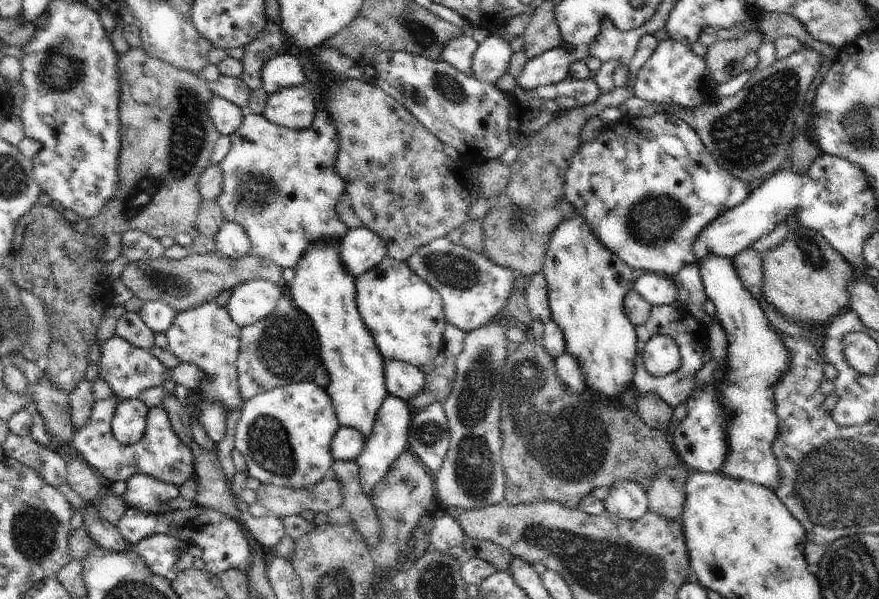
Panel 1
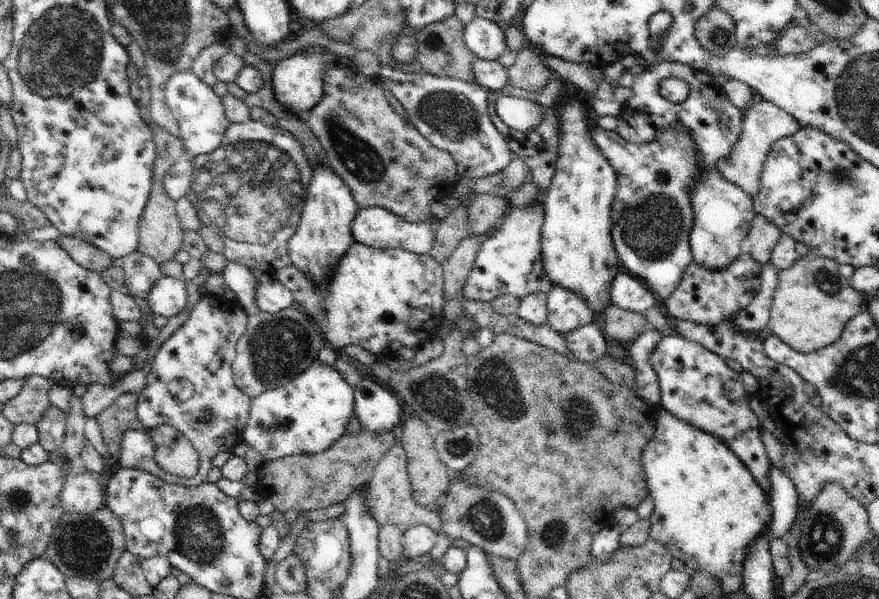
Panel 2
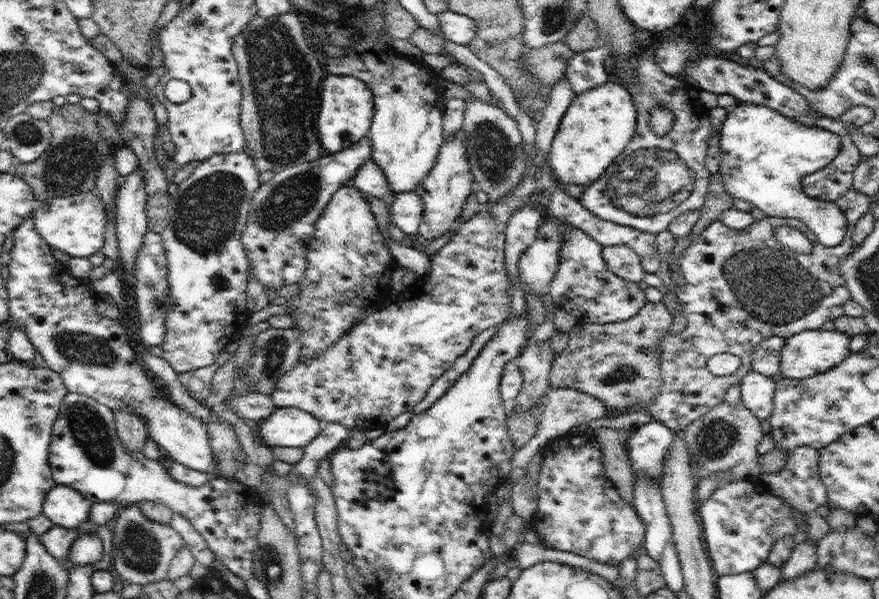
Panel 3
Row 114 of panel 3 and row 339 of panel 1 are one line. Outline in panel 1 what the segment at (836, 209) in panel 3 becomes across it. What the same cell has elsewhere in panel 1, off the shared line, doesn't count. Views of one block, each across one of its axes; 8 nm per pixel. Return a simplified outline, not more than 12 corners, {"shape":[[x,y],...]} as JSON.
{"shape":[[733,258],[699,263],[727,336],[719,471],[772,489],[791,352]]}

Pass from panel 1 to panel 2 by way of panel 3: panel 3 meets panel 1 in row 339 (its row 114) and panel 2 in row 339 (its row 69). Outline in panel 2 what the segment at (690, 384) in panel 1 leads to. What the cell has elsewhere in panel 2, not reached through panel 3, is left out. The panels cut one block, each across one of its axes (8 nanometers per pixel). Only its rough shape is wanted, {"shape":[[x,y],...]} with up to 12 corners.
{"shape":[[649,327],[630,344],[636,396],[661,401],[650,355],[664,335]]}

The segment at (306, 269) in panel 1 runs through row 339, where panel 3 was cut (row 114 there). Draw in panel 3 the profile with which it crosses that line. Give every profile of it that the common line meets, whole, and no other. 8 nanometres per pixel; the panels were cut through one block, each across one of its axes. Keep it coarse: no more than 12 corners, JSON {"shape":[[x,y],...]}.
{"shape":[[352,75],[322,81],[317,133],[335,153],[367,136],[374,96]]}

